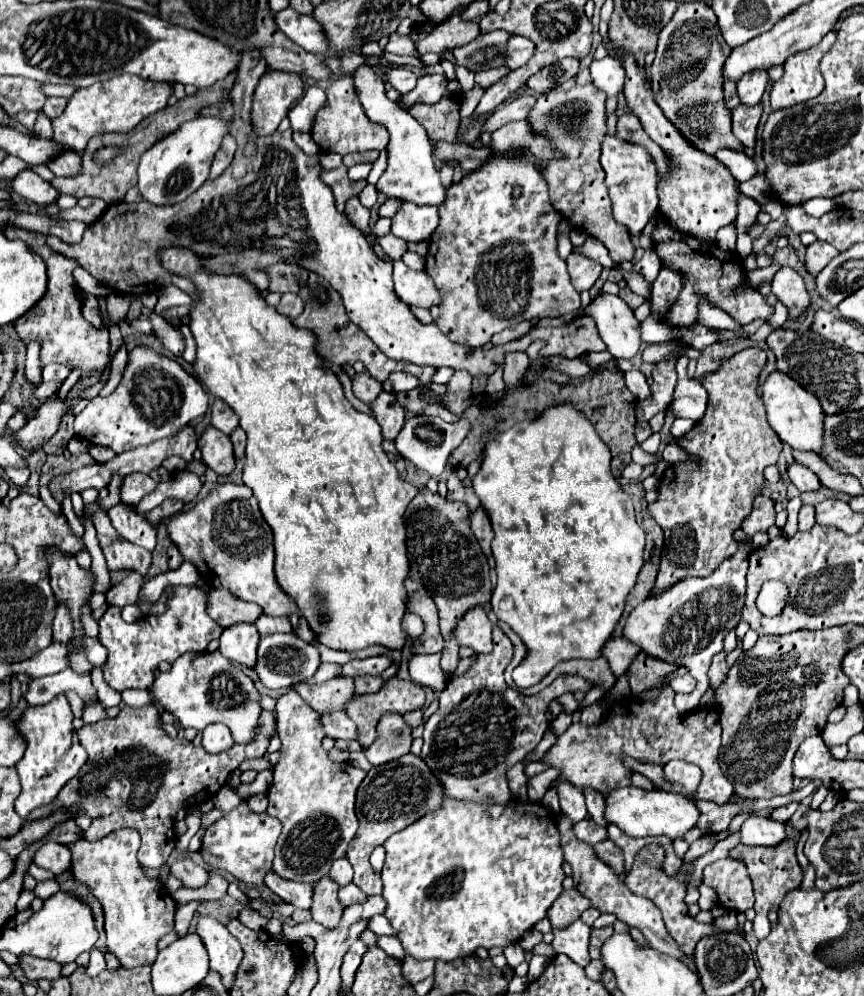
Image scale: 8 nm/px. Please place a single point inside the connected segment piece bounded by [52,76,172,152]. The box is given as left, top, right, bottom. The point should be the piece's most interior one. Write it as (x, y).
(118, 105)

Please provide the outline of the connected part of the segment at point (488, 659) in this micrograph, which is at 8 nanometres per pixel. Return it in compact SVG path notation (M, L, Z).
M494 628L494 650L490 654L478 654L476 664L466 674L446 684L446 688L440 694L440 708L424 724L424 736L422 736L424 748L420 756L444 784L446 796L482 804L490 816L500 816L500 812L504 812L504 808L508 806L510 788L508 788L506 772L516 762L524 760L526 754L532 752L542 740L542 734L548 728L548 718L546 718L548 704L556 700L560 694L580 688L580 678L570 676L570 674L560 674L548 688L544 688L542 692L534 696L524 696L522 692L512 690L504 680L504 670L508 662L512 660L512 652L514 652L514 646L510 638L500 628Z

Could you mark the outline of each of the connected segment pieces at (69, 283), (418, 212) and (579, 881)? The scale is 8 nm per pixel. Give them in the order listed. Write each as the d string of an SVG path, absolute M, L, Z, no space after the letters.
M8 228L4 234L8 238L26 242L28 248L32 248L38 256L42 256L42 260L48 268L46 294L32 306L32 310L28 310L24 316L20 316L20 320L16 320L12 324L18 338L24 344L30 344L30 342L40 344L40 364L42 364L42 368L50 362L58 362L58 364L70 366L70 370L80 370L80 372L106 370L108 362L110 362L108 330L106 330L106 326L94 328L82 316L82 294L80 294L80 288L78 288L78 284L72 276L74 268L80 266L78 260L72 260L72 258L48 248L42 234L38 234L38 232Z
M406 202L392 218L392 234L406 242L430 240L430 236L438 228L438 222L438 208Z
M560 818L558 822L558 830L560 830L560 844L562 844L562 850L564 850L564 860L570 862L572 866L572 874L574 874L574 886L592 902L592 906L600 912L612 912L618 916L618 920L626 922L628 926L636 926L642 930L646 942L664 952L664 954L670 954L678 960L682 960L688 968L692 968L696 972L696 964L694 964L694 956L684 956L680 952L680 948L676 948L676 942L668 936L668 930L664 928L664 922L662 922L662 916L660 916L660 910L652 904L652 900L648 898L640 898L636 894L632 894L626 884L620 880L620 876L614 874L614 870L604 864L596 854L594 854L594 848L590 844L584 844L580 842L574 834L572 834L572 820L568 818Z

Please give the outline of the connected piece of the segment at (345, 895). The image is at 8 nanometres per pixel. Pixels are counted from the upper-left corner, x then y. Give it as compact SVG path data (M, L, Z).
M348 884L348 886L342 886L340 892L338 892L338 900L344 908L352 906L352 904L364 904L366 900L366 894L356 886L356 884Z

